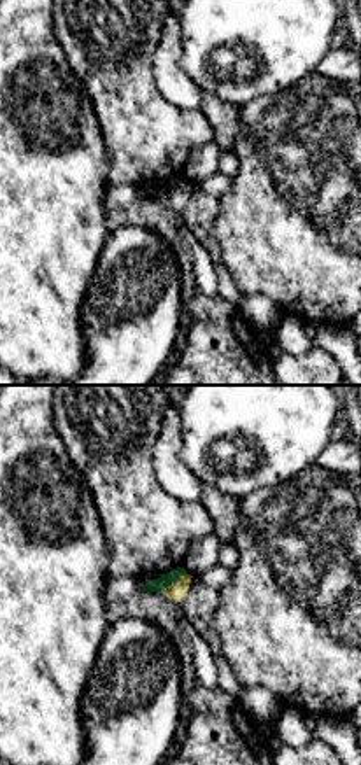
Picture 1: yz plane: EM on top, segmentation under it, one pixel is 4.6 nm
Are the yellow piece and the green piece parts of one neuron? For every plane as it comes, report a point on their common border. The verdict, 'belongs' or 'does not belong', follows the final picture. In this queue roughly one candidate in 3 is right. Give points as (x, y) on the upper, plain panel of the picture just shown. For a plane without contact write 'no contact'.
contact (176, 189)

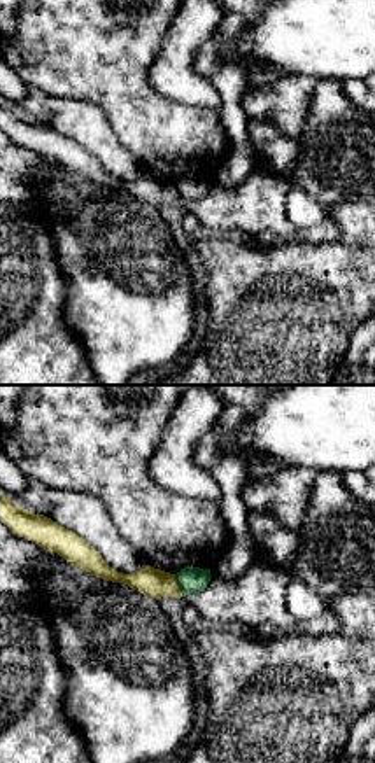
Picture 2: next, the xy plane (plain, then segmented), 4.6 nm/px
contact (177, 193)

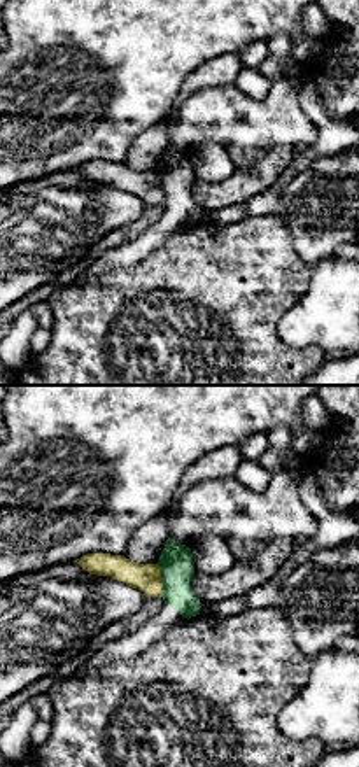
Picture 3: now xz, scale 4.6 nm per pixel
contact (160, 188)

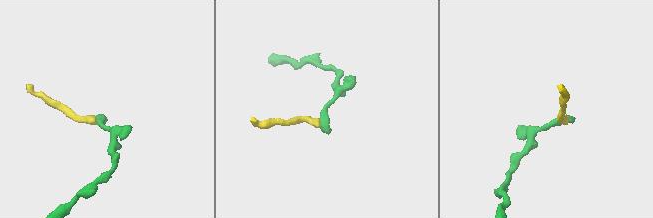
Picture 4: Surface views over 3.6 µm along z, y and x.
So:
does not belong

